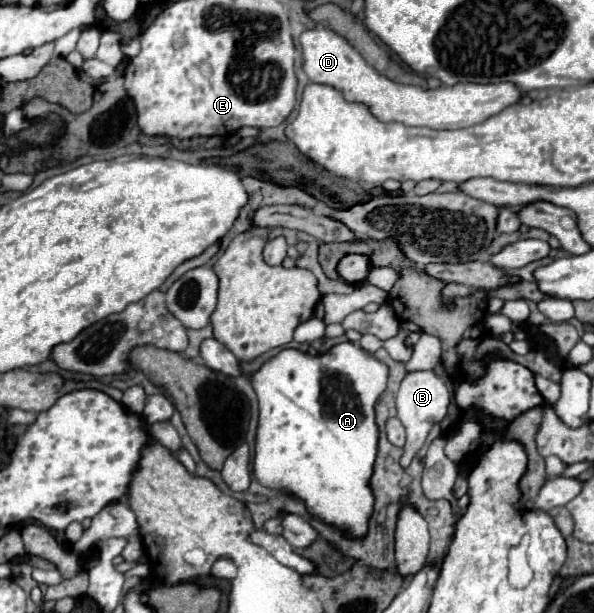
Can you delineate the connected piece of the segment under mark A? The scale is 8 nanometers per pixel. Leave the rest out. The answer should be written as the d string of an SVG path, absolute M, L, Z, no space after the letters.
M340 342L340 344L332 346L328 352L318 354L318 356L304 354L304 352L296 350L296 348L284 348L276 356L266 360L250 376L250 384L252 384L252 388L254 388L256 396L258 396L258 430L256 430L256 444L254 444L254 476L256 476L256 480L260 484L264 484L266 488L278 490L278 492L282 492L282 494L286 494L290 498L296 498L296 500L304 502L306 512L310 514L310 518L322 520L330 528L336 528L336 530L344 532L344 536L348 540L356 540L356 538L364 538L366 536L368 520L370 520L370 516L374 512L374 496L370 488L370 478L374 474L374 462L376 462L376 454L378 454L378 424L376 424L374 404L378 402L378 398L386 390L388 374L390 374L388 366L384 362L380 362L378 358L374 358L370 352L366 352L364 348L360 348L354 342Z

